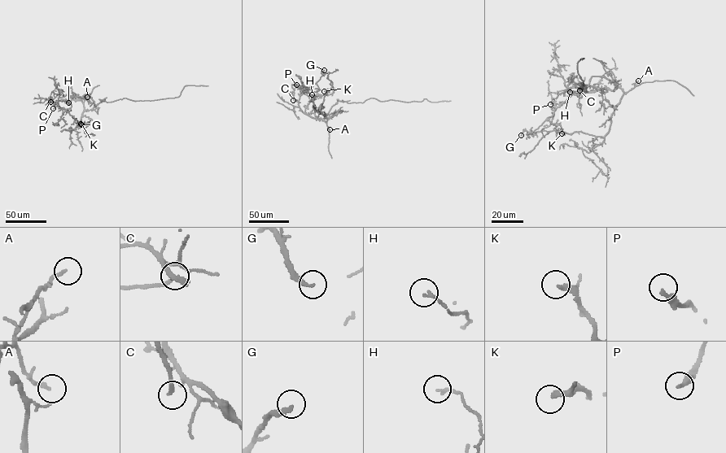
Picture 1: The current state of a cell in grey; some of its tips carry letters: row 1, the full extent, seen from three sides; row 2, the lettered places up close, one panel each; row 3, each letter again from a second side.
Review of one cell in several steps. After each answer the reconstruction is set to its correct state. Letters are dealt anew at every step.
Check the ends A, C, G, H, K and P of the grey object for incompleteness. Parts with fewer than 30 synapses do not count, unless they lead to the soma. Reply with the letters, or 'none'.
G, K

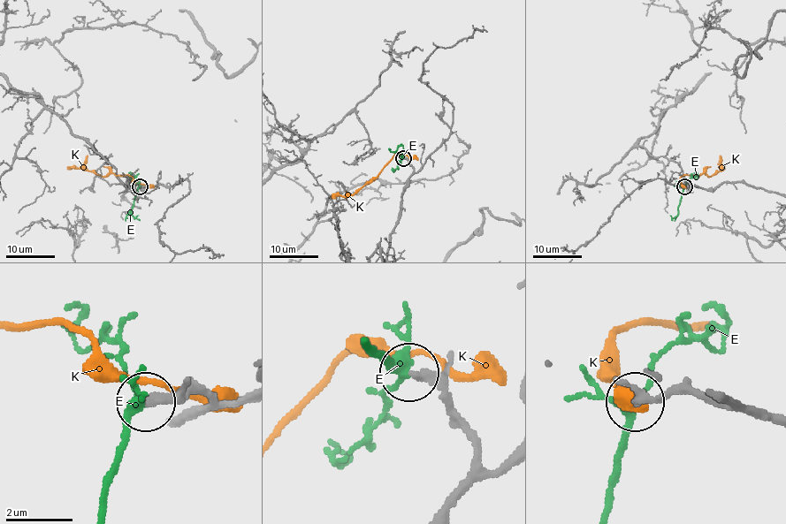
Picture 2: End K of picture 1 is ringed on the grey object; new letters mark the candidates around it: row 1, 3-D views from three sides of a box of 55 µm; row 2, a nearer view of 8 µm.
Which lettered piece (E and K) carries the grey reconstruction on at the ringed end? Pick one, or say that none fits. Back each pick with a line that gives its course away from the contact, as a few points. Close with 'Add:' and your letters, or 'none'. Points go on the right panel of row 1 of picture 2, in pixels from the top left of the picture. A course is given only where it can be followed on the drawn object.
E: via (683, 186), (677, 214), (673, 220)
Add: E

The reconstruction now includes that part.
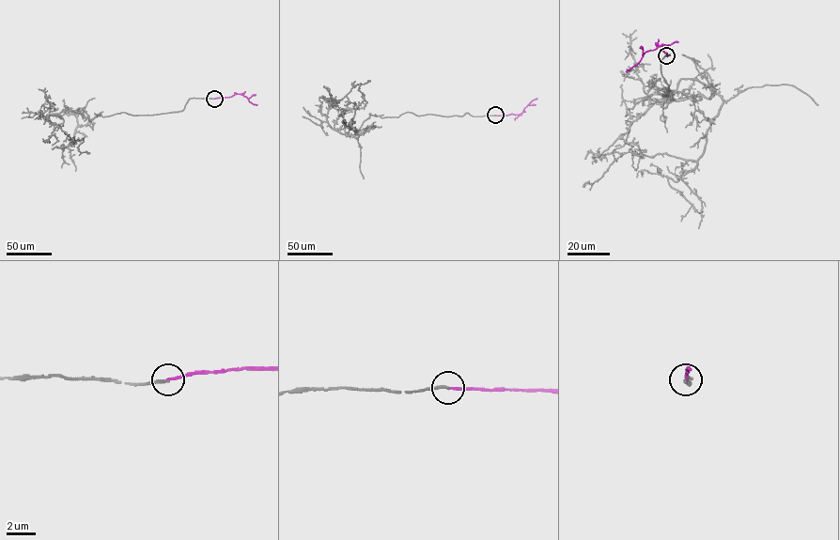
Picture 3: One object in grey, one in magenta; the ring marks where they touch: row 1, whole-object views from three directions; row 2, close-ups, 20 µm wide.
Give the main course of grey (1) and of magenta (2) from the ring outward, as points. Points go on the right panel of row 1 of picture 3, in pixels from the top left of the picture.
1: (666, 55), (665, 108), (682, 79), (723, 101), (704, 152), (627, 152), (583, 186)
2: (666, 55), (662, 51), (665, 45), (659, 46), (647, 51), (636, 65), (627, 69)

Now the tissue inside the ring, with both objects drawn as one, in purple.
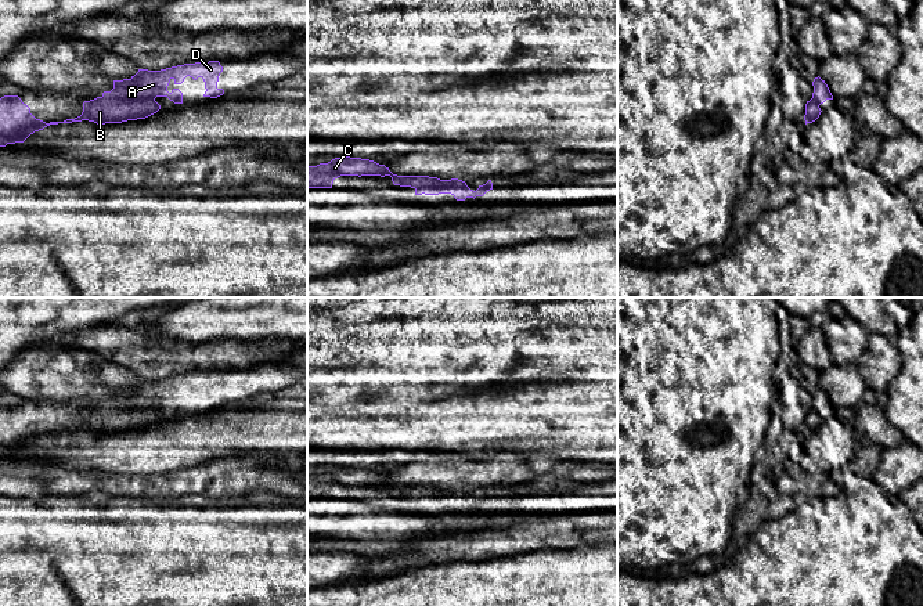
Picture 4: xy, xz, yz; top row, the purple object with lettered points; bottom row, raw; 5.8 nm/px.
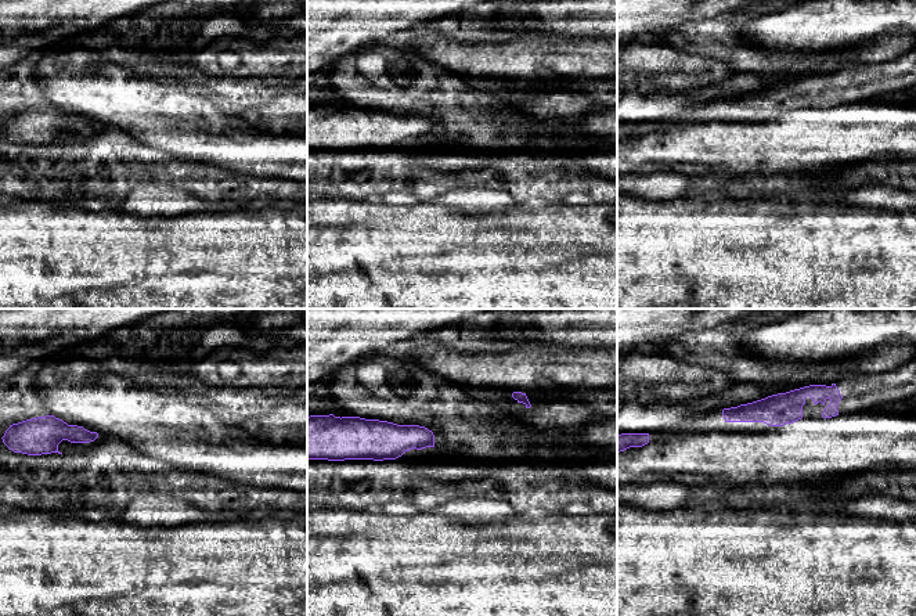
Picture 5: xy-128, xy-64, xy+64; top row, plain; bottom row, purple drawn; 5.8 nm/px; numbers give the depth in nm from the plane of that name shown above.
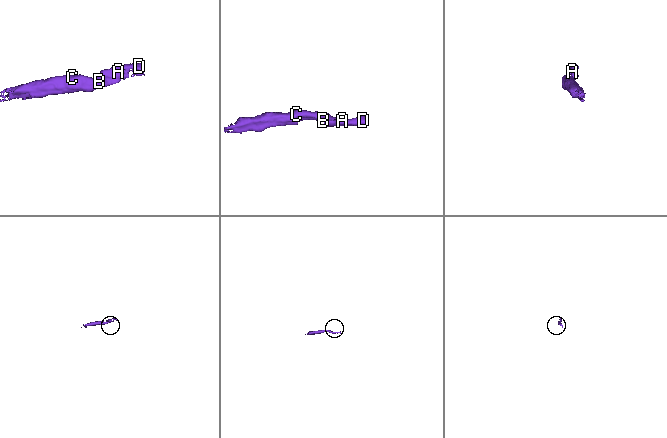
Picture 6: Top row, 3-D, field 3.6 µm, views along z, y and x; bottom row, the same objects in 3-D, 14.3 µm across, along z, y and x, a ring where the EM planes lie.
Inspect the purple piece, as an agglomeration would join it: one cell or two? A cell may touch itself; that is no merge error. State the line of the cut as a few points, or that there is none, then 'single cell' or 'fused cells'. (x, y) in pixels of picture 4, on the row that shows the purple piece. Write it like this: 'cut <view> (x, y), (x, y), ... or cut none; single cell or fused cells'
cut none; single cell

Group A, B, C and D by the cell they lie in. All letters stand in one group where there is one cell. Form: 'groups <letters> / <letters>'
groups A B C D

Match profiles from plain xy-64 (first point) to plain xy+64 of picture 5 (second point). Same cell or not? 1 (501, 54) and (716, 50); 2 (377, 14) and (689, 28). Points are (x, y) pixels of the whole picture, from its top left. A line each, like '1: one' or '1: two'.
1: one
2: two

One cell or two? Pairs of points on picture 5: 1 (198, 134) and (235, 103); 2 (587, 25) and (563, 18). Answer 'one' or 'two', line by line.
1: one
2: one

